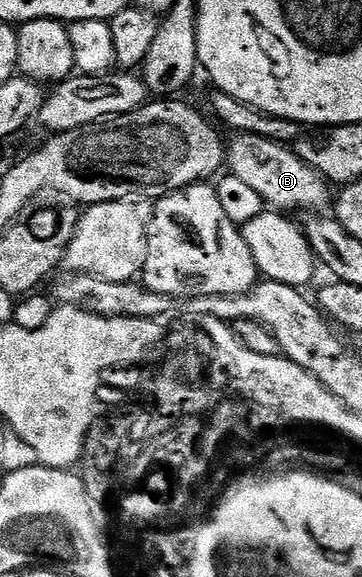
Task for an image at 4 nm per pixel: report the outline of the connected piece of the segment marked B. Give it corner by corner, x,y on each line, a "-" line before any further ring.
236,134
231,138
233,140
229,139
226,144
227,171
242,178
242,182
247,182
263,198
265,205
288,214
292,214
295,208
309,208
312,214
316,214
324,210
327,204
329,207
329,185
324,177
306,166
306,162
302,162
302,158
291,147
261,136

